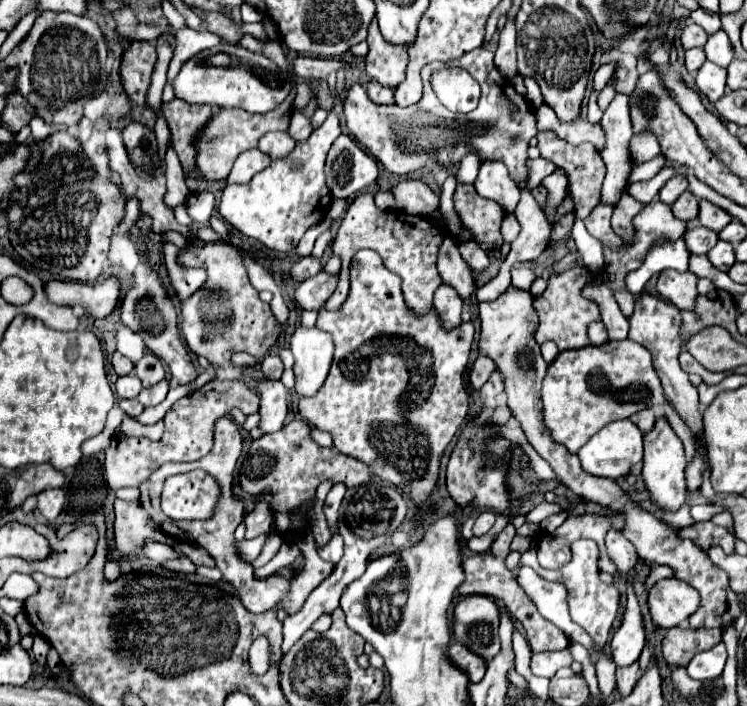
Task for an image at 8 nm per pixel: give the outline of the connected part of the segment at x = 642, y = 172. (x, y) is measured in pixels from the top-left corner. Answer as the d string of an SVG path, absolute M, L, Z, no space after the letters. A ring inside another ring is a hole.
M660 153L657 157L650 161L647 161L641 165L634 165L627 179L627 184L653 178L665 165L665 162L665 156Z

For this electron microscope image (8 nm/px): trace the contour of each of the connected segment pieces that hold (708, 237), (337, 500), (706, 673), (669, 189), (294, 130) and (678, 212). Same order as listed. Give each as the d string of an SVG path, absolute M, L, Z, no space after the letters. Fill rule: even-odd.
M697 225L697 227L687 229L687 233L685 233L683 239L685 239L687 249L691 253L707 253L719 241L717 233L711 231L711 229L705 229L703 225Z
M337 483L333 485L333 489L329 491L327 499L325 499L325 517L327 517L327 523L329 523L329 531L331 533L337 533L339 529L339 505L341 505L341 499L345 495L345 485L343 483Z
M719 643L715 645L713 649L705 651L705 653L699 653L695 661L689 663L687 671L693 679L699 679L699 681L711 681L715 677L719 677L723 673L723 667L725 667L725 661L727 661L727 651L725 651L725 643Z
M675 175L675 177L671 177L671 179L663 185L663 189L659 191L659 199L661 199L663 203L671 205L685 189L687 189L687 179L685 179L683 175Z
M293 113L289 135L291 135L295 141L307 139L307 137L311 135L311 123L309 123L307 115L303 115L303 113Z
M685 191L685 193L671 205L671 209L673 209L673 215L675 215L677 219L689 223L689 221L693 221L693 219L697 217L697 213L699 213L699 201L695 199L693 193Z

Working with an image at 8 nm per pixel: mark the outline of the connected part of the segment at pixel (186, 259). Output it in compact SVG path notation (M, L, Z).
M201 243L191 245L181 251L179 261L183 265L203 267L207 271L207 285L189 297L183 307L183 323L181 331L187 341L187 347L197 355L203 355L217 367L217 379L239 379L241 369L231 365L231 357L235 353L246 352L252 354L253 349L271 347L279 339L279 325L273 317L267 303L259 299L257 289L249 283L247 269L243 265L241 253L227 243Z

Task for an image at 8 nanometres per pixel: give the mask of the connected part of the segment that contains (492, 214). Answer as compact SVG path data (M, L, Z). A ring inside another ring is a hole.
M457 185L453 201L463 225L475 235L477 243L489 249L499 249L503 245L499 225L505 211L501 205L477 195L473 185Z

